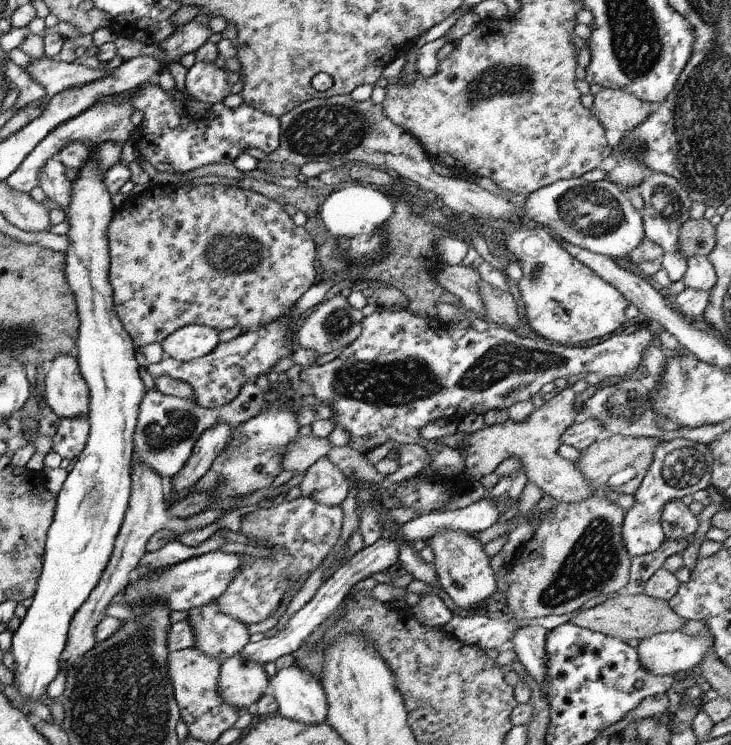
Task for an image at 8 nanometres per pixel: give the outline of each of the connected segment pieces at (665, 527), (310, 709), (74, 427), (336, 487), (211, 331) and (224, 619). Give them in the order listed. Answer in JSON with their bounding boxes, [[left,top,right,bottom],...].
[[660,499,697,541],[269,665,327,725],[51,419,88,460],[297,456,351,507],[160,323,219,362],[183,602,248,662]]

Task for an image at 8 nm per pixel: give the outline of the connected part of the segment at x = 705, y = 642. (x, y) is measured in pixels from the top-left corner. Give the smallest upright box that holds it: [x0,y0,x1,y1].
[635,628,712,676]

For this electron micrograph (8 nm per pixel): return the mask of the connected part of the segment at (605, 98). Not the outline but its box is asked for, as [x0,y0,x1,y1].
[588,89,652,133]

